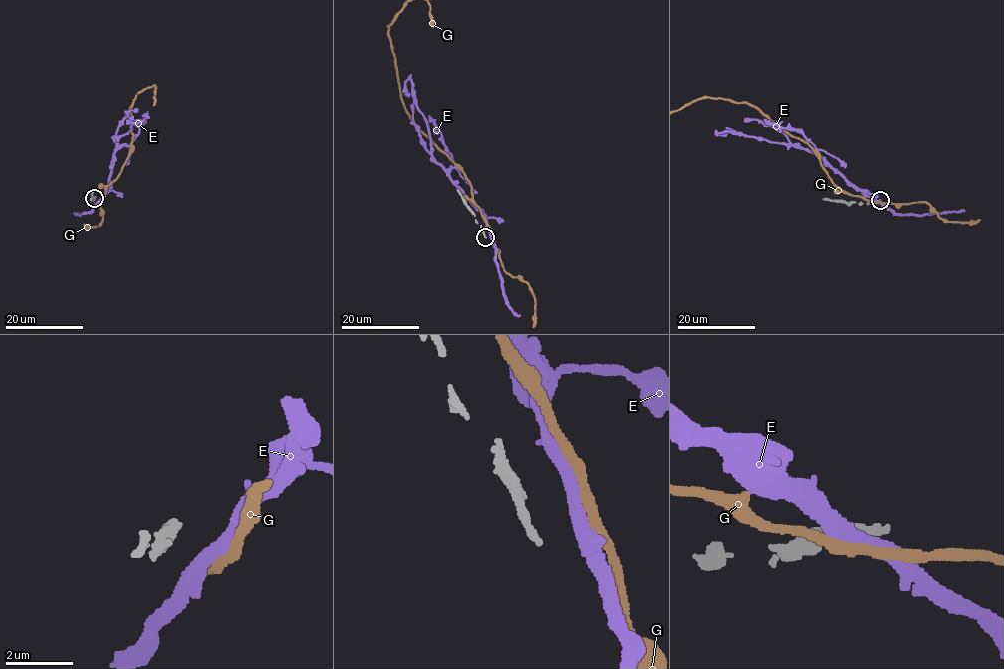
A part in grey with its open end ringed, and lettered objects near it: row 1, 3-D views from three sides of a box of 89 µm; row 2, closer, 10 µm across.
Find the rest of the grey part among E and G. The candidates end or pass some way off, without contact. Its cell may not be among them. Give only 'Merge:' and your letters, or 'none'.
Merge: none

